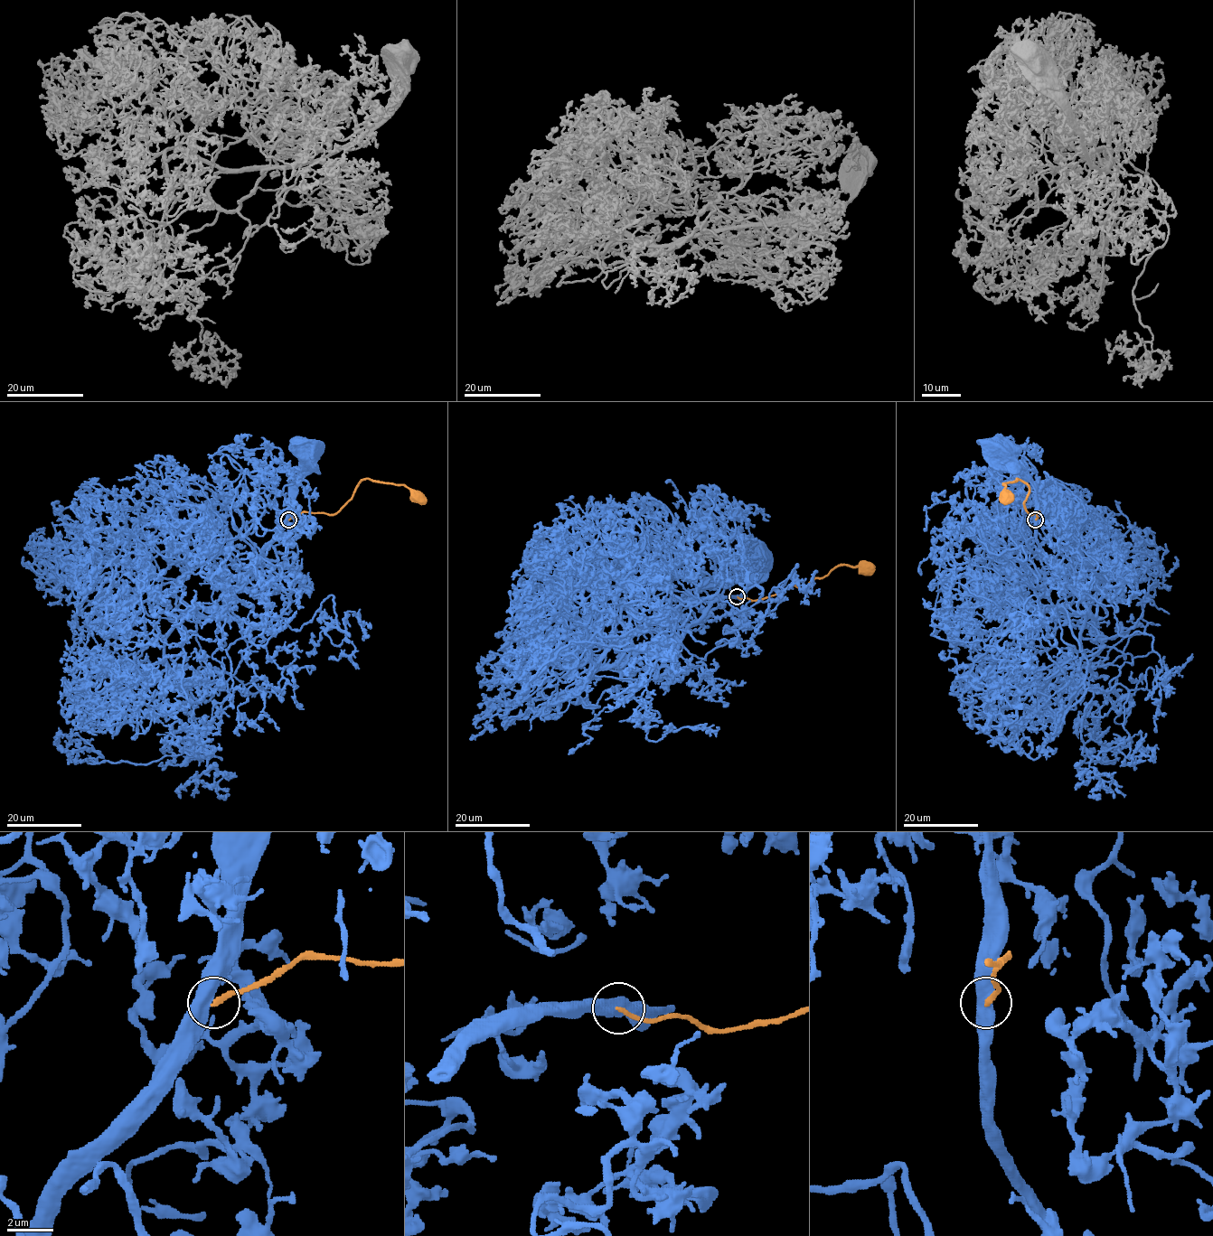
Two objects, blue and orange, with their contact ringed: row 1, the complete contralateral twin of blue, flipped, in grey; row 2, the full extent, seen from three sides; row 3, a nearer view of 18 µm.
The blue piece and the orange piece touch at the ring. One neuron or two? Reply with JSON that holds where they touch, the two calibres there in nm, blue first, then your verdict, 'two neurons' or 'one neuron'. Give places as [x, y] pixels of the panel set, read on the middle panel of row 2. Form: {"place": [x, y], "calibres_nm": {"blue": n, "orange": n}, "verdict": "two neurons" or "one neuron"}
{"place": [737, 596], "calibres_nm": {"blue": 600, "orange": 190}, "verdict": "two neurons"}

